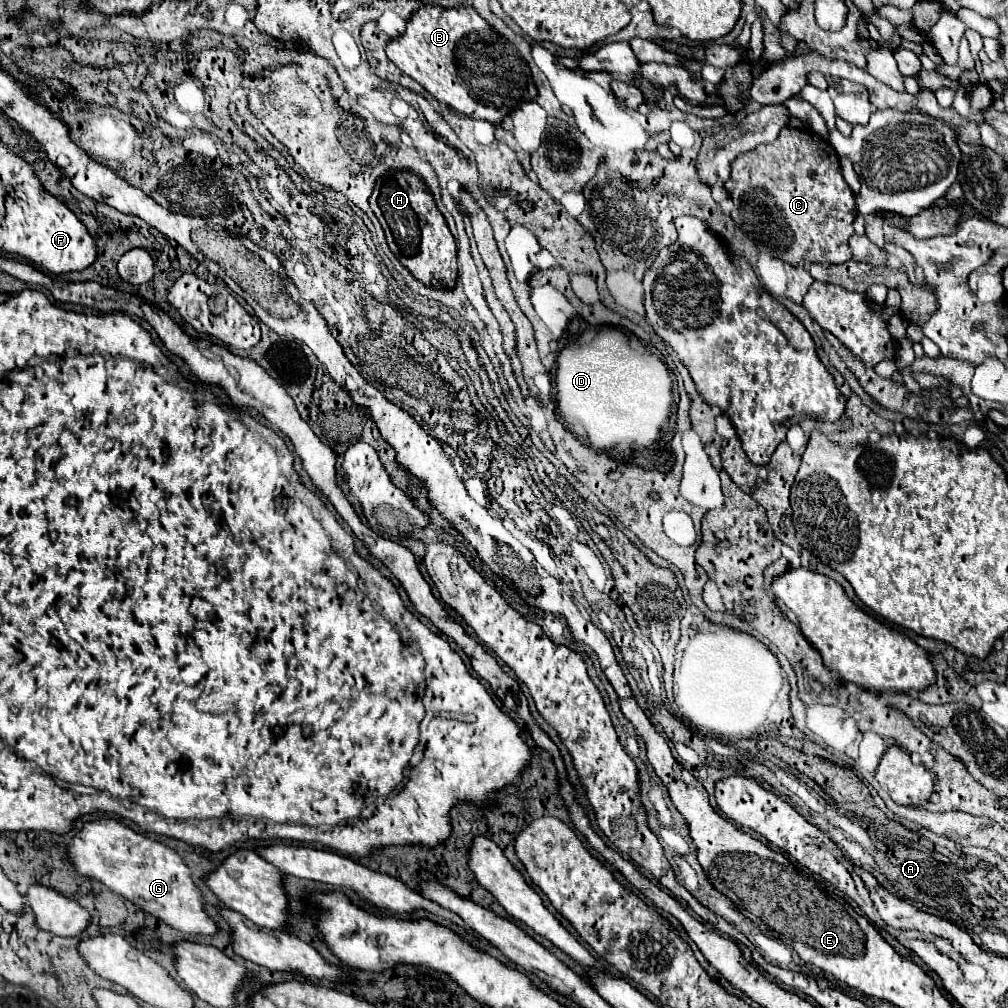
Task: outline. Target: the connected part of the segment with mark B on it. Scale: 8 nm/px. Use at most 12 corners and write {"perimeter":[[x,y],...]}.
{"perimeter":[[419,7],[387,57],[437,101],[501,123],[537,97],[471,7]]}

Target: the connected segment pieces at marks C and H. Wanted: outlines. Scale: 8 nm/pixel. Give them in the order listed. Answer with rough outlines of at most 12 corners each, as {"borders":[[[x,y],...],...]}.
{"borders":[[[785,127],[731,163],[735,225],[795,267],[841,265],[839,155]],[[417,175],[381,177],[369,203],[417,281],[453,289],[455,237]]]}

